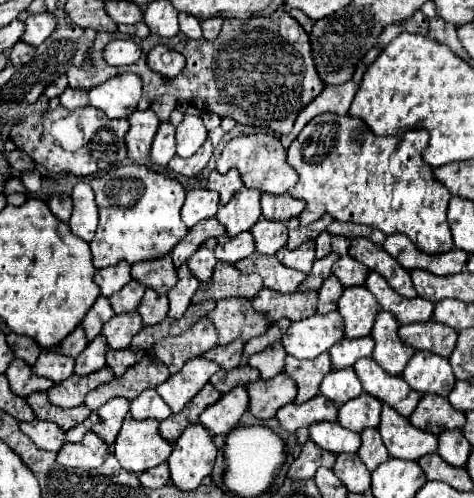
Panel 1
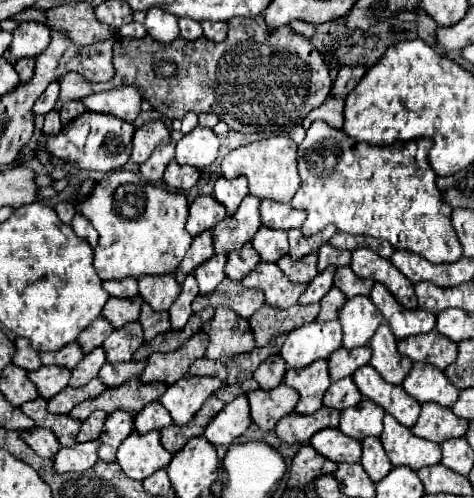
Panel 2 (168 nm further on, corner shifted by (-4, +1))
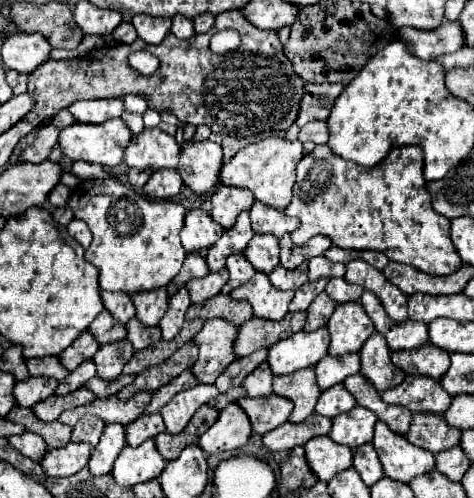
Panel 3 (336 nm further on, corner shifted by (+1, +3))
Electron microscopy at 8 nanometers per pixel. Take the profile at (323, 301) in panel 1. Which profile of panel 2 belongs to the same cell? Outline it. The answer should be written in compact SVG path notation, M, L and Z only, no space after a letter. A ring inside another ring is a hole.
M334 286L322 300L320 300L320 314L316 318L316 322L328 322L328 320L336 320L338 318L338 312L340 308L344 306L346 302L346 296Z

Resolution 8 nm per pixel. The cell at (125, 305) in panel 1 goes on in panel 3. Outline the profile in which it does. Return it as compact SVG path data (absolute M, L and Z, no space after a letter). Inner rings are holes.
M101 312L93 322L91 322L91 328L89 328L95 338L99 340L99 344L109 344L109 342L117 342L121 338L127 336L127 330L125 330L125 324L119 324L111 312Z

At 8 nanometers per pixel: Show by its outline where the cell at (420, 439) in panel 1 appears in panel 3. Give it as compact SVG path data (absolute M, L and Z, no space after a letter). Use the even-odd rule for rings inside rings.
M383 420L375 424L373 446L379 454L385 476L393 480L409 482L411 478L435 468L435 456L431 452L411 446L403 434L391 432Z

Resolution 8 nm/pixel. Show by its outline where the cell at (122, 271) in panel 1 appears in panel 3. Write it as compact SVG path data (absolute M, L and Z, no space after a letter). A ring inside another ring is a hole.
M101 290L101 298L103 298L105 308L113 314L115 320L127 324L135 316L135 304L133 304L131 296L127 296L127 292Z

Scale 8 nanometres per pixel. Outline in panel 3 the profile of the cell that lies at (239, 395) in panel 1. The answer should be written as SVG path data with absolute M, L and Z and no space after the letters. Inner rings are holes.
M227 404L217 422L199 438L199 446L207 454L219 454L225 450L237 450L247 444L251 436L249 416L239 408L239 404Z

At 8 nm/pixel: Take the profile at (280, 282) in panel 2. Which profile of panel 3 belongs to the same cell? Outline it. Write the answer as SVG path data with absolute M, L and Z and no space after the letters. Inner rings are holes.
M257 272L247 284L235 288L235 292L231 292L231 298L247 300L253 306L253 314L259 318L279 320L287 314L293 294L295 290L273 288L273 284L269 282L269 276L263 272Z

